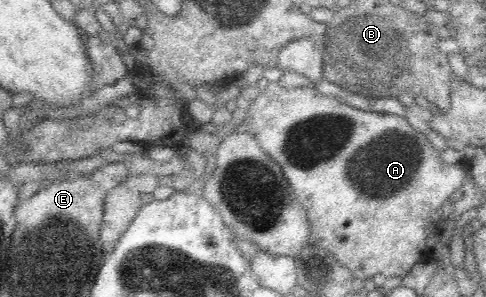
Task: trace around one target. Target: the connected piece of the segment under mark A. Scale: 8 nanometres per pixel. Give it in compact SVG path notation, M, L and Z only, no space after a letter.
M270 83L264 90L251 93L248 101L244 104L246 116L243 123L247 131L256 136L258 146L262 152L266 152L274 162L278 163L284 171L284 177L292 189L292 197L298 199L300 205L308 211L308 222L312 235L309 244L325 248L336 260L346 267L354 279L374 279L378 274L384 278L404 277L416 263L428 261L429 251L435 251L432 240L432 213L442 207L445 201L453 199L460 191L463 181L466 180L468 168L461 163L447 164L440 158L441 148L436 148L429 142L428 137L414 129L404 116L390 115L389 113L364 113L360 109L352 109L348 105L342 105L337 100L330 101L326 95L322 95L315 87L282 87L280 83Z

